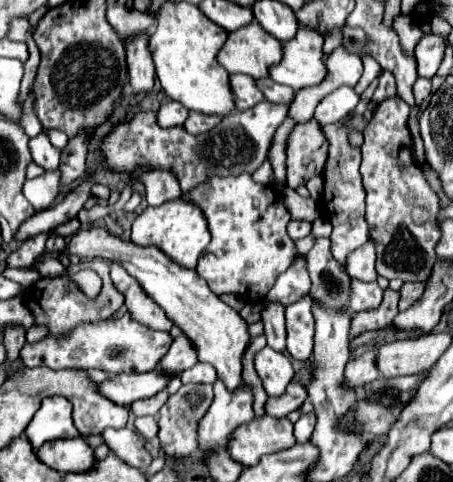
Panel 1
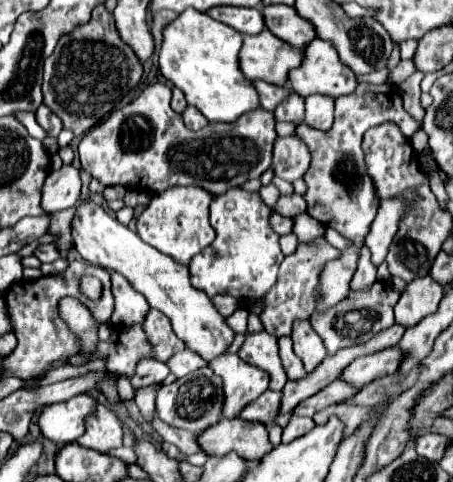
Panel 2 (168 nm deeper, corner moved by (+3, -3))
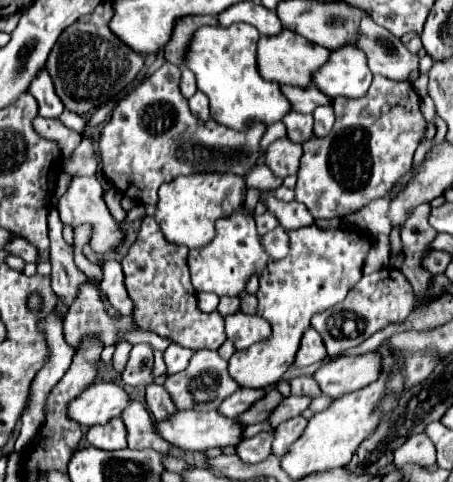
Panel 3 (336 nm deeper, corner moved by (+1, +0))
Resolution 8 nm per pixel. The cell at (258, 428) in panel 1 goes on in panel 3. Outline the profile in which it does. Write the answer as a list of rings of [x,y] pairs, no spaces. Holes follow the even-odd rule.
[[[186,410],[186,412],[176,412],[176,416],[170,420],[158,422],[158,434],[162,438],[166,438],[166,442],[170,442],[172,446],[178,446],[182,450],[196,450],[196,452],[204,452],[210,448],[236,446],[238,442],[242,442],[242,432],[244,432],[244,426],[234,424],[232,418],[226,418],[220,412]]]

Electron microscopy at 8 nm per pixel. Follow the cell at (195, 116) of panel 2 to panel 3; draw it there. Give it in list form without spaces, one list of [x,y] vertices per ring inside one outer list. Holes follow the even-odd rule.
[[[196,92],[190,100],[188,100],[188,104],[190,104],[190,110],[192,110],[192,114],[198,118],[198,120],[210,120],[210,110],[208,110],[208,100],[206,100],[206,96],[202,94],[202,92]]]

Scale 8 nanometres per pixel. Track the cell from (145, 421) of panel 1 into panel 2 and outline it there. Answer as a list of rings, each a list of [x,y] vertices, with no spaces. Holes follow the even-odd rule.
[[[150,385],[150,387],[142,387],[142,389],[136,389],[135,403],[142,411],[144,419],[150,421],[154,417],[155,412],[155,400],[156,391],[158,391],[160,385]]]

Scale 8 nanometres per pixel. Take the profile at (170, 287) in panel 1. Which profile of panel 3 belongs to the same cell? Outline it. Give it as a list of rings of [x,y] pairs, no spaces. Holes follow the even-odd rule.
[[[76,176],[76,178],[72,178],[72,184],[70,184],[66,196],[62,196],[62,200],[58,202],[58,212],[60,212],[60,218],[66,226],[78,228],[82,224],[88,224],[92,228],[88,246],[98,254],[108,254],[108,252],[120,248],[126,240],[126,234],[120,228],[120,224],[112,218],[106,202],[102,198],[102,186],[94,176],[88,176],[88,178],[78,178]]]

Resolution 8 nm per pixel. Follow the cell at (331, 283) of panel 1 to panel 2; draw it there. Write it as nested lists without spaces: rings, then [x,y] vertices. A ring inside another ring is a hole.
[[[300,213],[300,215],[292,217],[292,221],[294,221],[292,233],[298,237],[300,243],[308,243],[326,231],[326,227],[320,225],[316,219],[312,219],[308,213]]]

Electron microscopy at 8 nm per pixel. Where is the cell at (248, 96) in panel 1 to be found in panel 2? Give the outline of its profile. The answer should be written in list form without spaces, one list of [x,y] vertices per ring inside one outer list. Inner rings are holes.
[[[254,81],[258,95],[260,95],[260,107],[266,111],[274,111],[276,105],[280,105],[288,95],[292,95],[292,89],[286,87],[278,87],[266,81]]]

